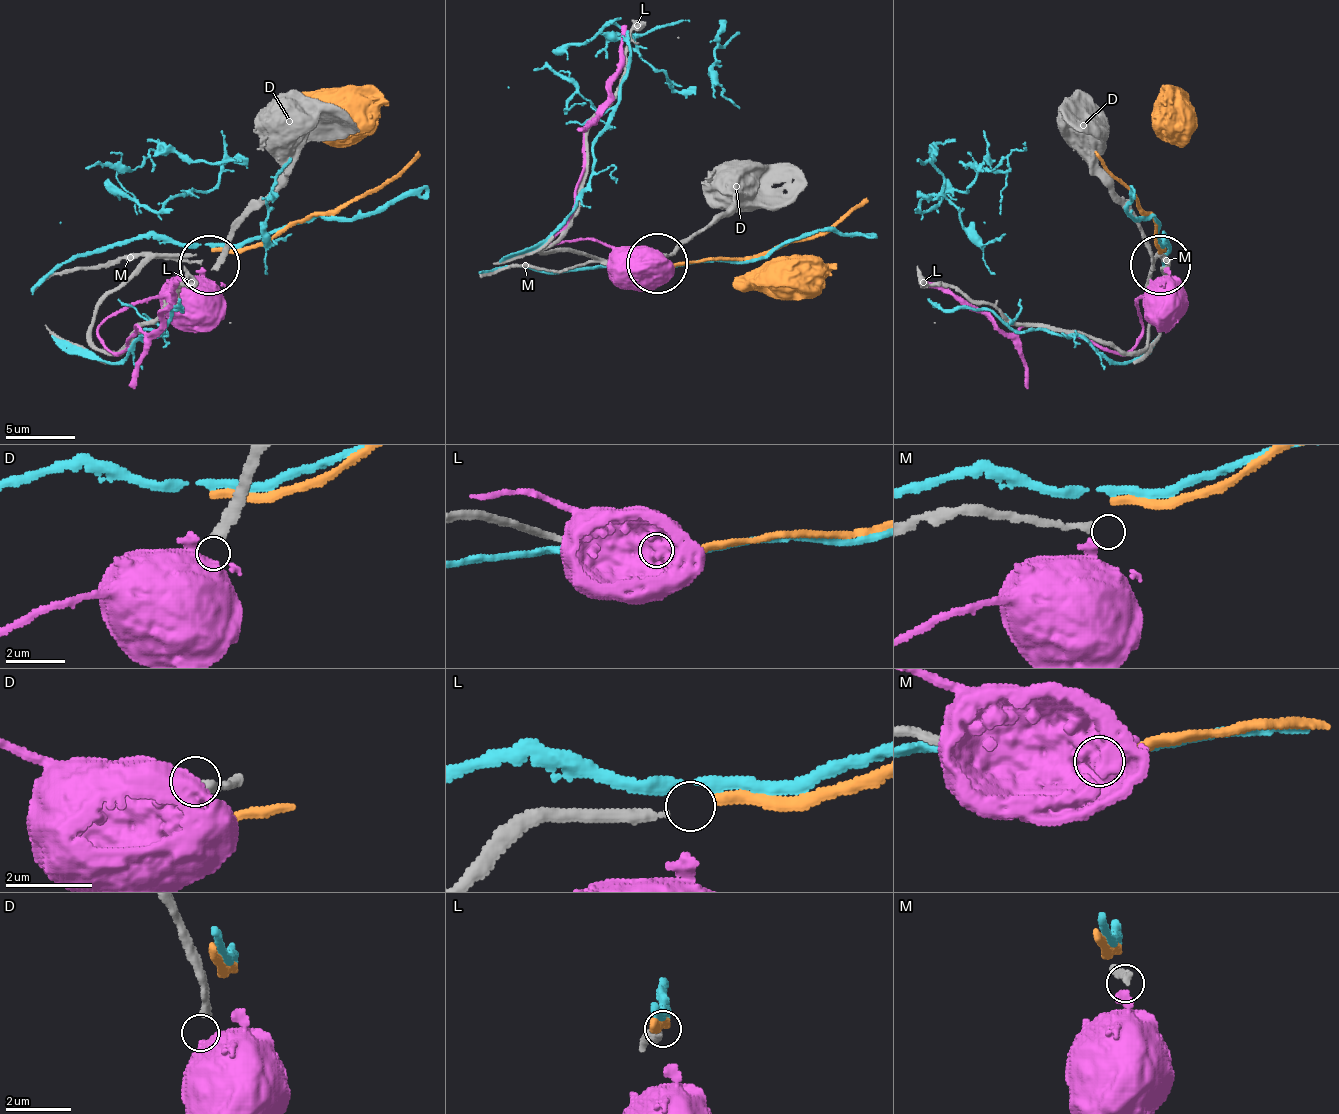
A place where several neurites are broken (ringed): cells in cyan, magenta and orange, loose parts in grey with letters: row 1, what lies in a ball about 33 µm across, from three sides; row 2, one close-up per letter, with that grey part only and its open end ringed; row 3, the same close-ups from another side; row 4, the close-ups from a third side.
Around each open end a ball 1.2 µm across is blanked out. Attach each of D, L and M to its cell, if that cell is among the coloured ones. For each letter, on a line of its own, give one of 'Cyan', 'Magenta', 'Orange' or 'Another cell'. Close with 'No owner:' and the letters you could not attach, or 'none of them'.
D: Another cell
L: Another cell
M: Another cell
No owner: D, L, M

